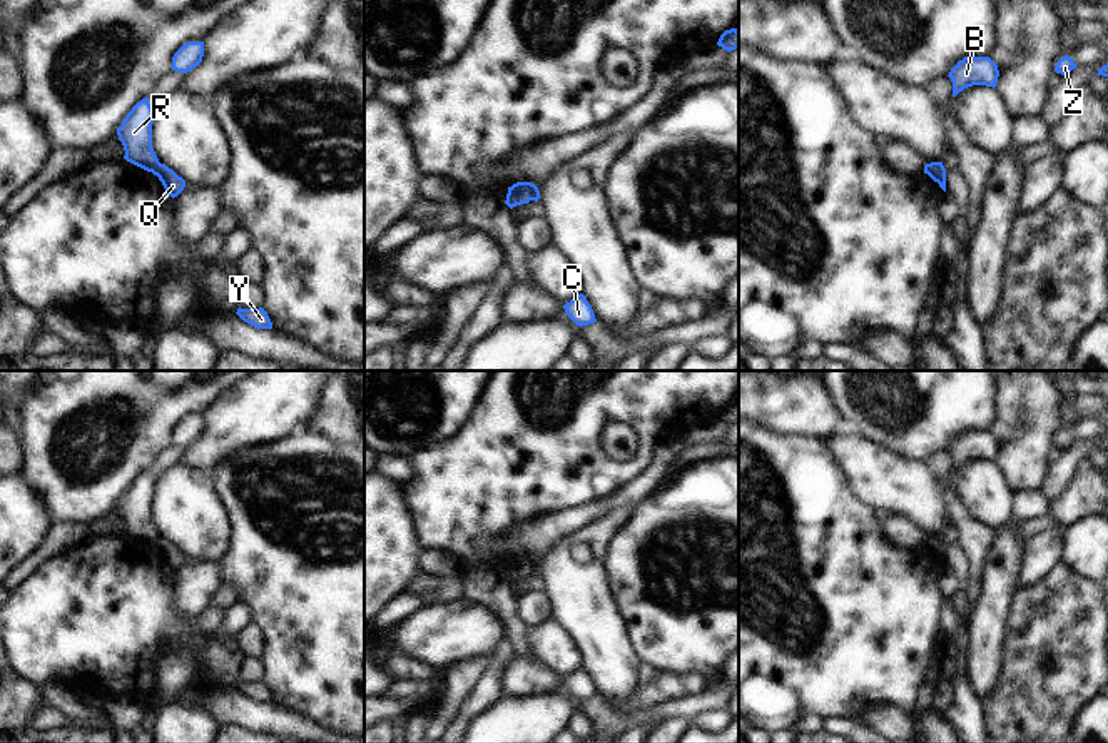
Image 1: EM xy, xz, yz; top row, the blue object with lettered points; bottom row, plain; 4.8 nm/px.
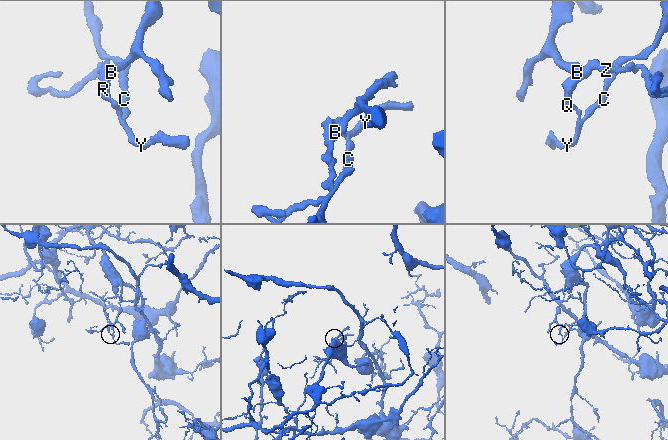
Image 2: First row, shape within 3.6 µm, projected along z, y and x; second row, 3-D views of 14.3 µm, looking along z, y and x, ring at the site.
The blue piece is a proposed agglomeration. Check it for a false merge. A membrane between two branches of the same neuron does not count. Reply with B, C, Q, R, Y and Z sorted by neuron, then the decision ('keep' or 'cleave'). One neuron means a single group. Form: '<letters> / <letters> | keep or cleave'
B R Z / C Q Y | cleave

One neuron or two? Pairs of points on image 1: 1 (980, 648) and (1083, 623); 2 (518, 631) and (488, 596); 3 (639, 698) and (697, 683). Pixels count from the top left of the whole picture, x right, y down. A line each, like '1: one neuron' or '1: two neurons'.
1: two neurons
2: one neuron
3: one neuron

